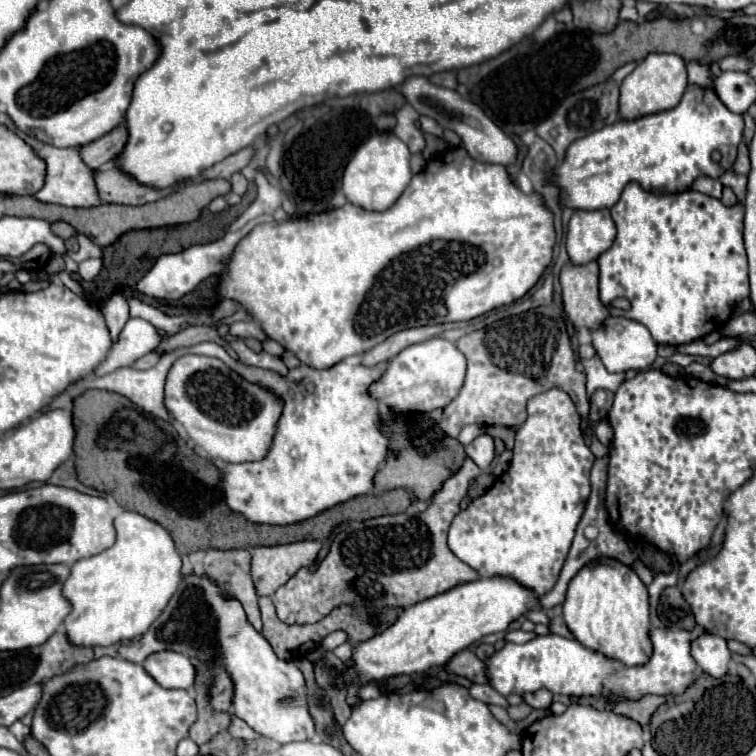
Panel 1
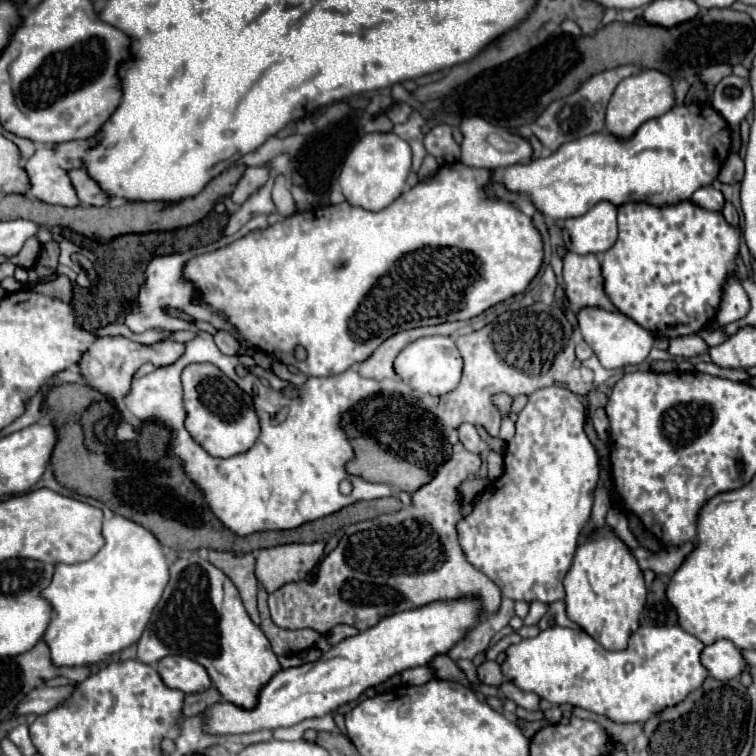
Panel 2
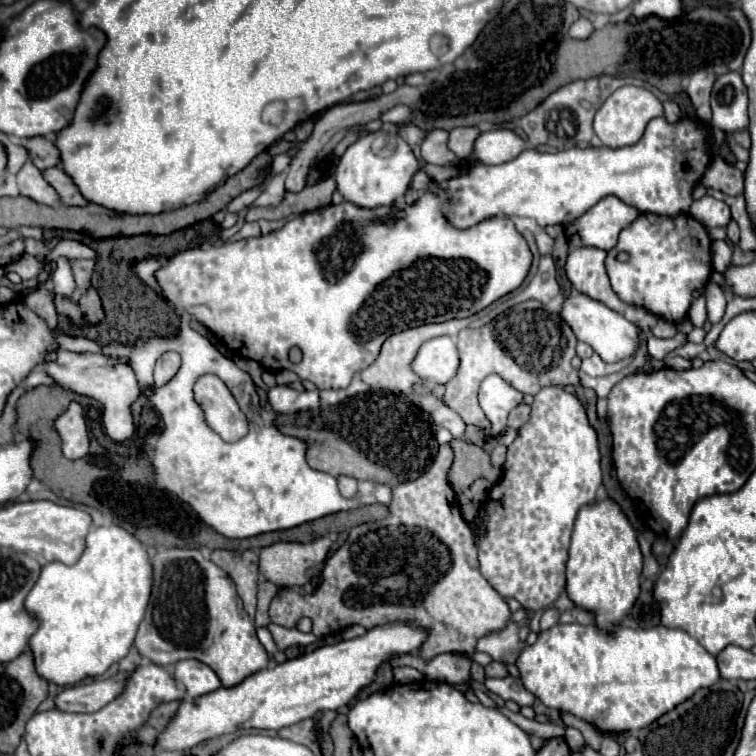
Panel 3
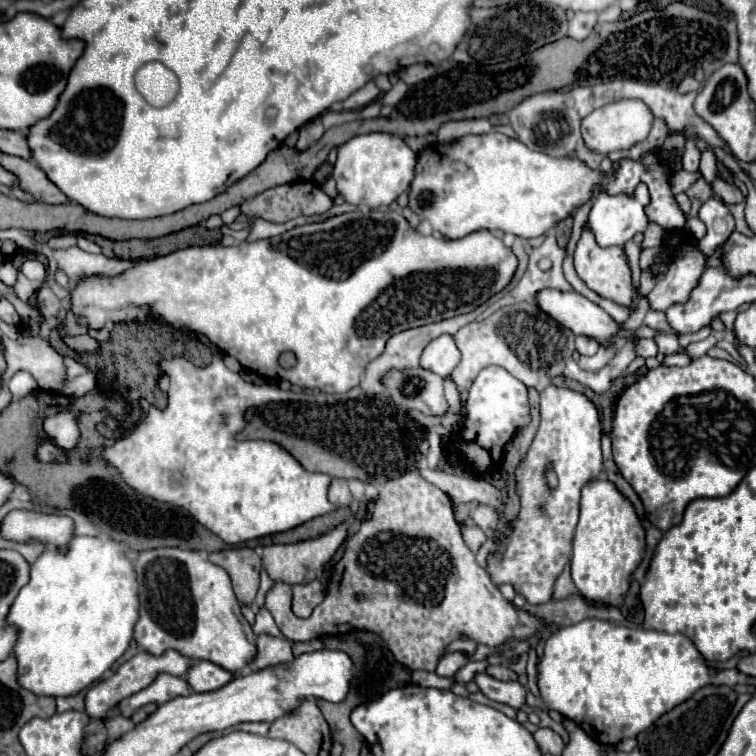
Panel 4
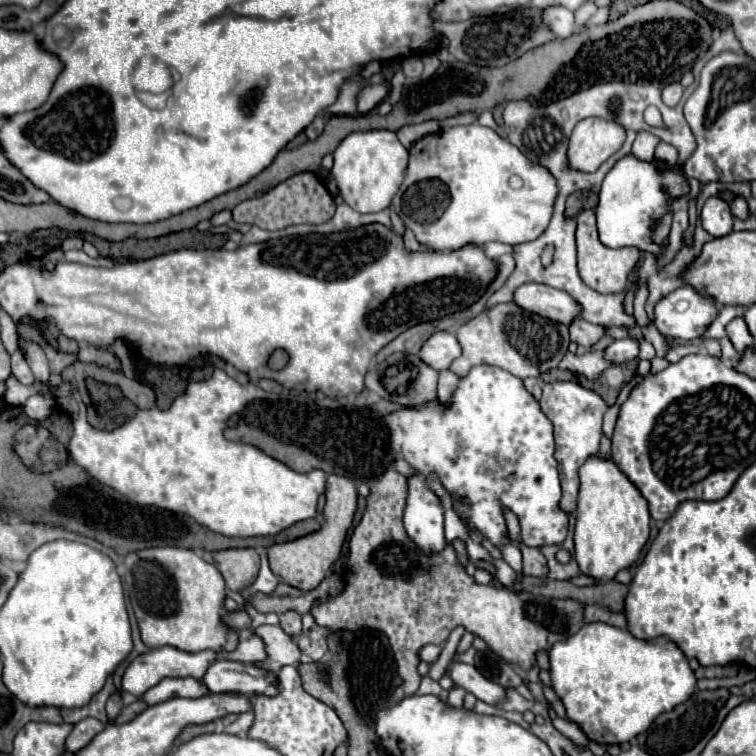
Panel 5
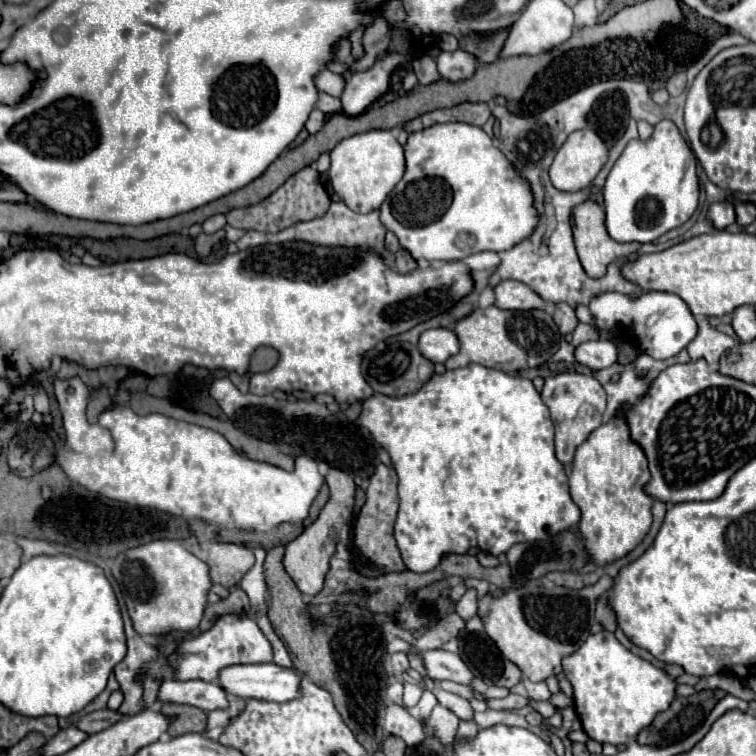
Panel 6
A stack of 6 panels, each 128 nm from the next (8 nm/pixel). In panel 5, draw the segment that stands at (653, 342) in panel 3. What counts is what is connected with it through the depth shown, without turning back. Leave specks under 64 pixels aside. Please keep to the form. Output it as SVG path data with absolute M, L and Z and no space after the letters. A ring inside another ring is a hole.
M614 340L606 350L604 350L604 358L612 364L620 364L620 362L628 362L634 360L638 356L638 344L634 340Z

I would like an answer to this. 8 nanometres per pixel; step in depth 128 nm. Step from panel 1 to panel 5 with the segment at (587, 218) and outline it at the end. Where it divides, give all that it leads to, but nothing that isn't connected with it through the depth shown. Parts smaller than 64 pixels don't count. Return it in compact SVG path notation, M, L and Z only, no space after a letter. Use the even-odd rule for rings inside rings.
M626 154L620 158L612 170L606 174L596 206L598 218L598 234L602 244L610 248L635 246L640 250L654 252L657 260L662 257L663 246L667 245L665 239L660 245L652 242L652 228L660 222L660 218L670 210L672 200L682 198L690 192L688 178L682 172L680 164L666 166L662 160L640 160L634 154ZM642 284L642 286L640 286L638 291L636 292L634 298L634 317L636 320L636 324L640 327L643 327L651 322L645 311L645 303L648 298L648 295L649 293L646 285Z

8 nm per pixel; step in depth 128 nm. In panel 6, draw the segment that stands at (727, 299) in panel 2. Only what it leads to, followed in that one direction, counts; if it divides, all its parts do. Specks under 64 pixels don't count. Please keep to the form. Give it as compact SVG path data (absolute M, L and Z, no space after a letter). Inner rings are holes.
M718 202L718 204L710 206L708 218L710 218L710 222L712 222L714 228L724 230L730 224L736 222L736 212L734 212L734 206L730 202Z

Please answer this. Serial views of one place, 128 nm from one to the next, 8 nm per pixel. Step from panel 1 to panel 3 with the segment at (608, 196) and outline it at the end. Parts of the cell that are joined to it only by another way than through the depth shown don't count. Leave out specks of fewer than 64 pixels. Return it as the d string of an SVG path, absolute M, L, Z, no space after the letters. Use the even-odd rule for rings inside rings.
M654 118L634 146L616 150L570 148L560 152L538 152L526 148L508 164L476 164L476 168L460 168L458 176L448 178L444 184L432 182L426 190L432 194L444 194L446 190L452 192L444 216L460 230L496 216L532 218L542 228L554 224L568 226L610 194L640 212L678 216L688 214L692 188L710 164L706 136L708 130L700 122L684 118L676 124L668 124L664 118Z

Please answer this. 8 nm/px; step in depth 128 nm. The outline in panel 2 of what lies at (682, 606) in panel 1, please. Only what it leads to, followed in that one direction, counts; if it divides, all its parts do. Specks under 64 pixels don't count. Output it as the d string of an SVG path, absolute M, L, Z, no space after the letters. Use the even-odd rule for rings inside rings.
M656 580L648 592L648 600L642 618L650 626L672 626L676 624L676 612L664 596L664 584Z

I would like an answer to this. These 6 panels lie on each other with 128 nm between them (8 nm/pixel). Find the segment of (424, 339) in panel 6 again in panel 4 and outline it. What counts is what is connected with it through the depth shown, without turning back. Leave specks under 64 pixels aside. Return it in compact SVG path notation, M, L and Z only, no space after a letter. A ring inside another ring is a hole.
M442 334L436 340L432 340L420 358L420 366L438 374L438 376L450 376L450 372L460 362L460 350L454 344L454 338L450 334Z

